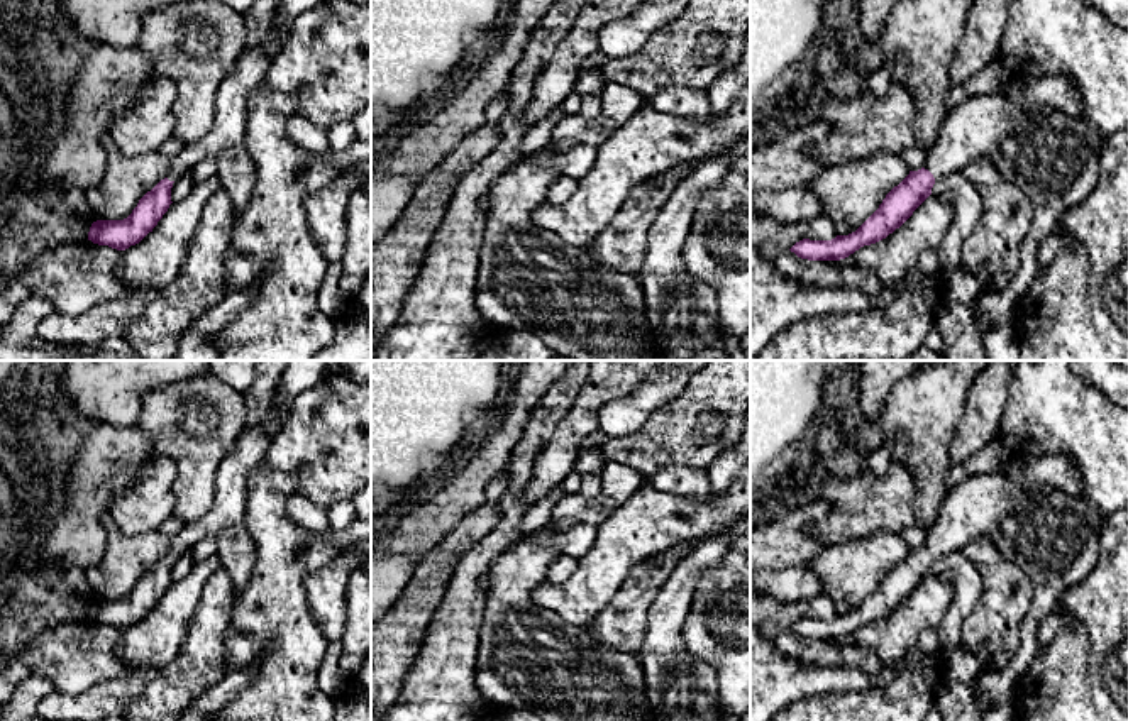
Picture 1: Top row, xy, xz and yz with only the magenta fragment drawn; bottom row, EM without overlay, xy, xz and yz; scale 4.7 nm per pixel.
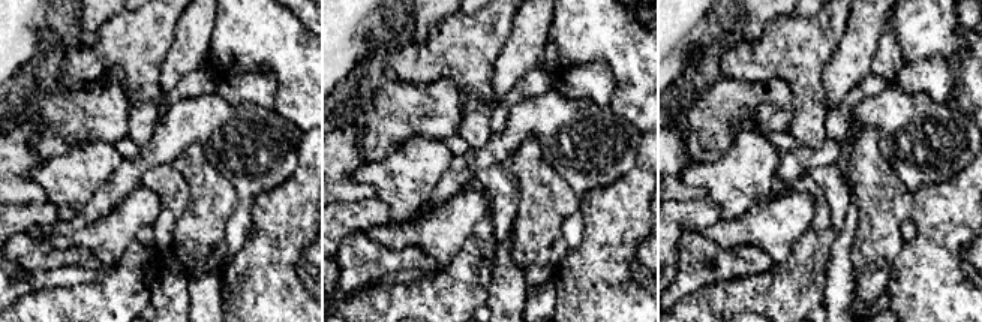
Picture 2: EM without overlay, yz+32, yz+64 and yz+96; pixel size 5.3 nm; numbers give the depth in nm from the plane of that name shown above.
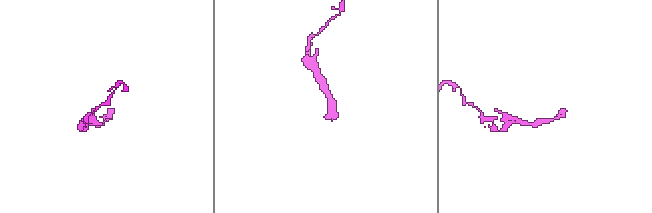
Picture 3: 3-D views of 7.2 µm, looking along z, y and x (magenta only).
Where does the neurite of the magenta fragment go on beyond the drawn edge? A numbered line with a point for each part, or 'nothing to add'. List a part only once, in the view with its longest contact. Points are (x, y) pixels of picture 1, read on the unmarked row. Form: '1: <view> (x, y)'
1: xy (226, 520)
2: yz (1056, 539)

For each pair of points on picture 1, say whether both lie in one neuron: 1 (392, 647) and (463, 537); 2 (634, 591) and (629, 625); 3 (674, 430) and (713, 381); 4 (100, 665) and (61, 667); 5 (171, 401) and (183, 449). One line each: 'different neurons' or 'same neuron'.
1: same neuron
2: same neuron
3: same neuron
4: same neuron
5: same neuron

